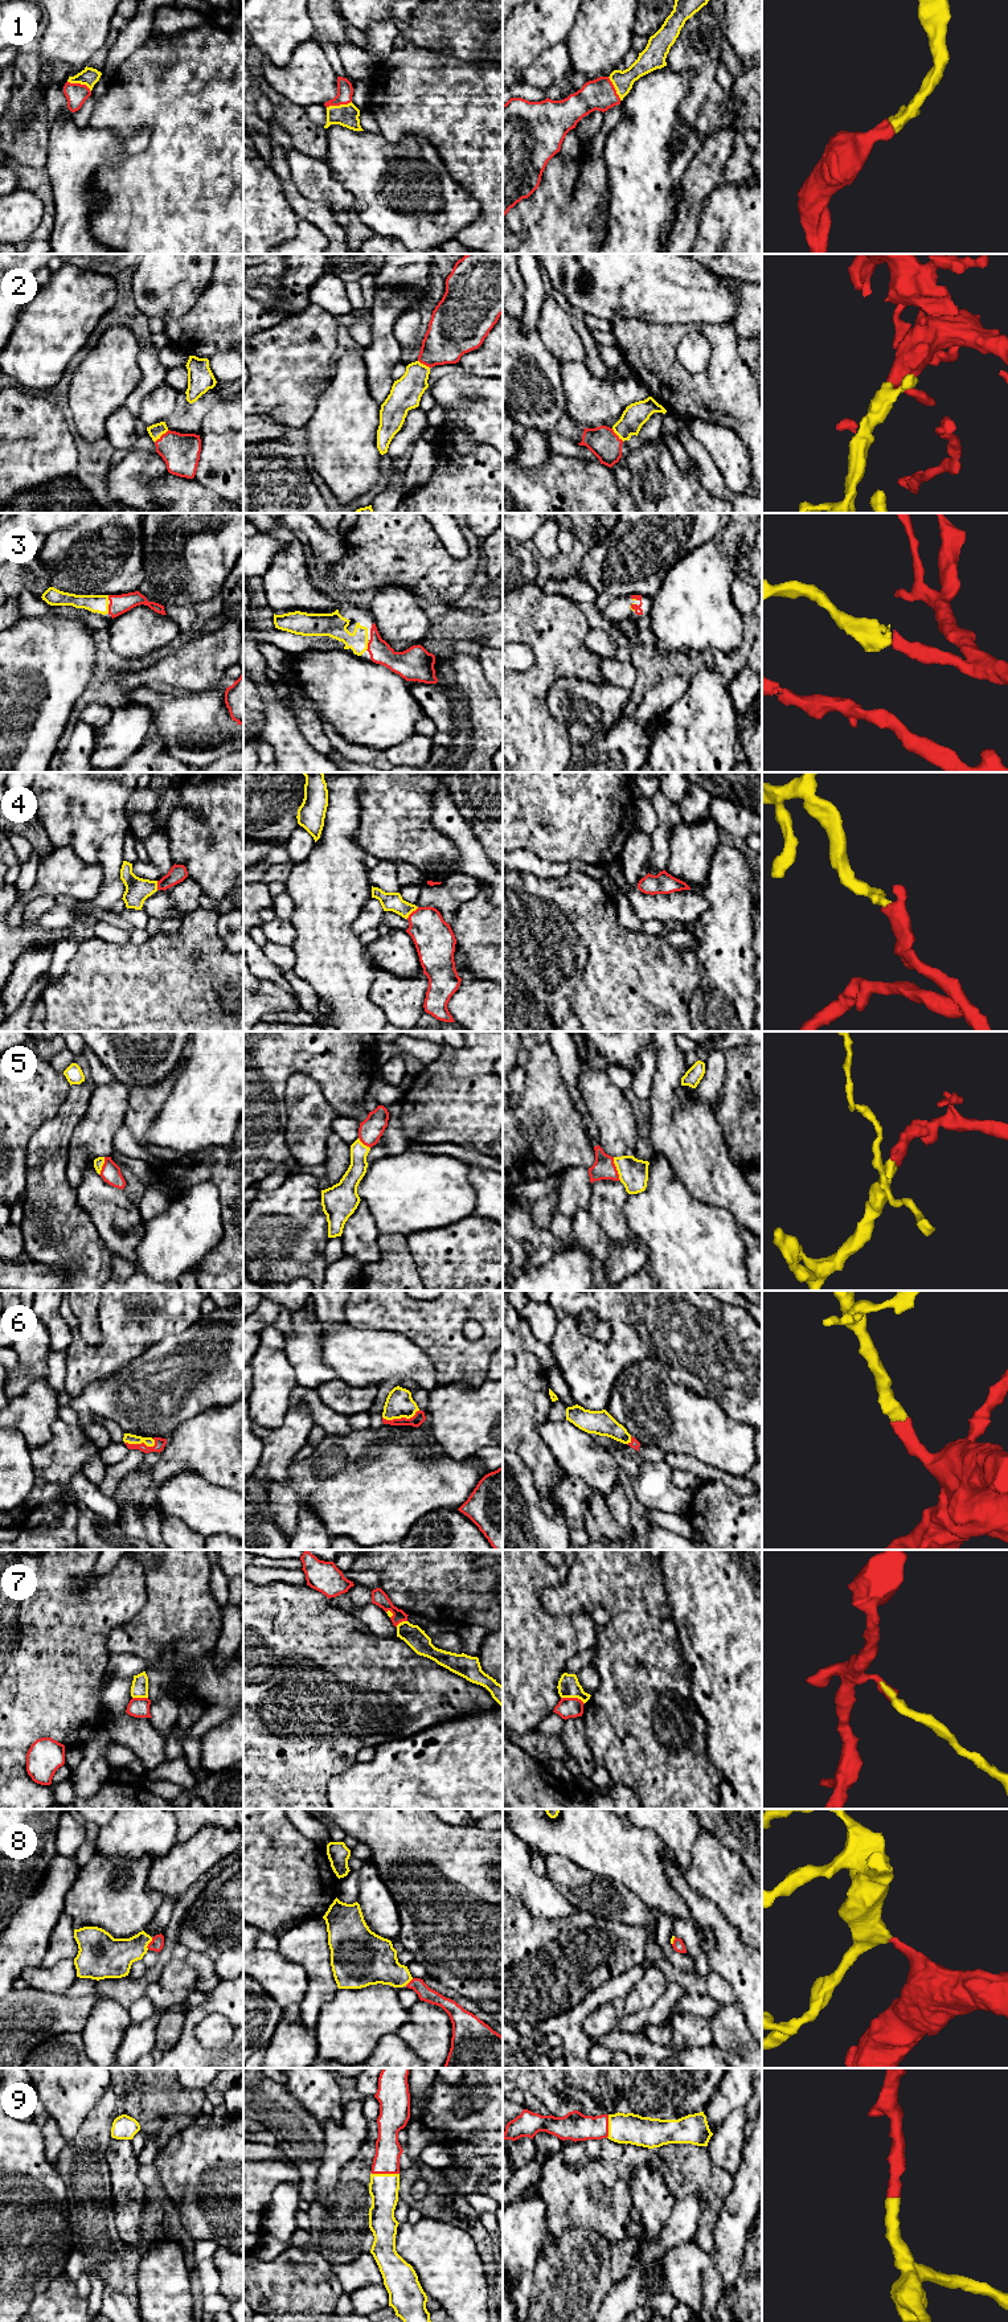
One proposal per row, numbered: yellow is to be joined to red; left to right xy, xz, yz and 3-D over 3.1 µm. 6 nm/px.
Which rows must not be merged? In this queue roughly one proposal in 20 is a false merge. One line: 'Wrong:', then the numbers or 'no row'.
Wrong: 7

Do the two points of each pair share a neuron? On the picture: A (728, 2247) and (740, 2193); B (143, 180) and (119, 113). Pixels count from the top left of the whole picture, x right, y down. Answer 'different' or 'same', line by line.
A: same
B: same

